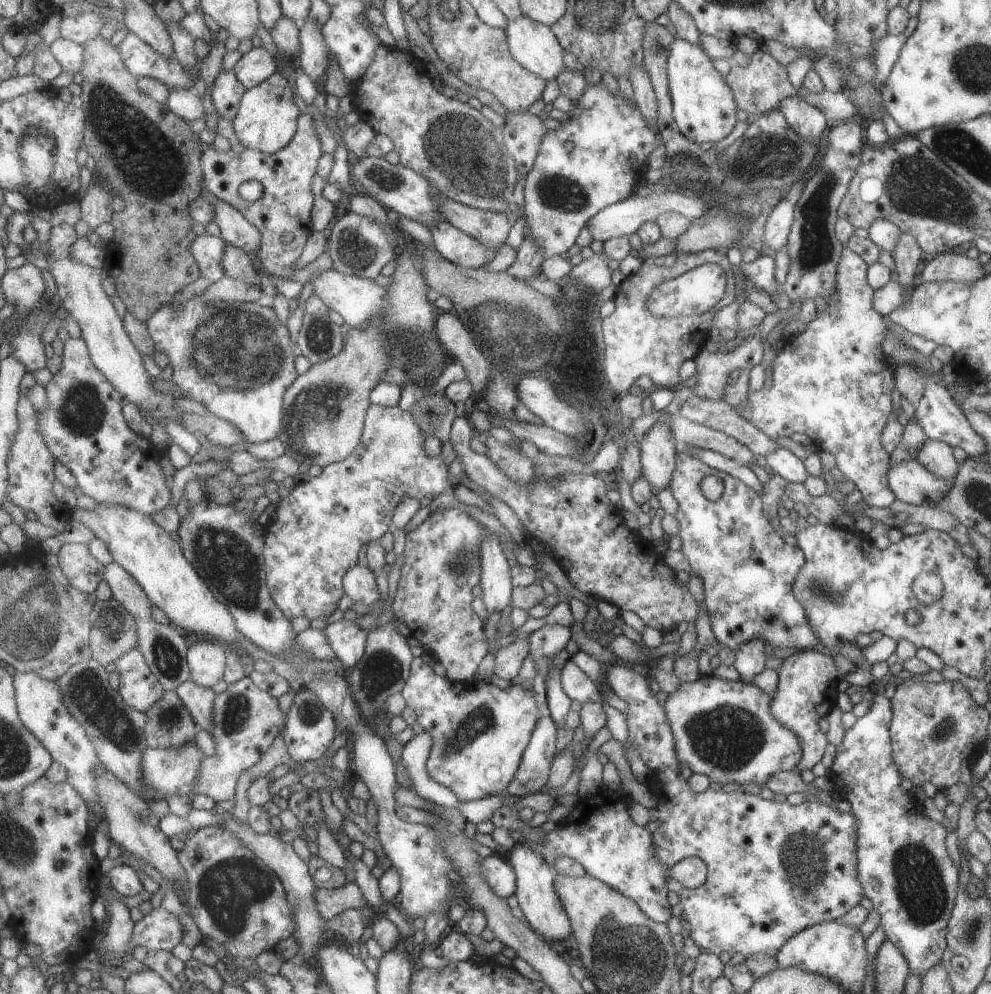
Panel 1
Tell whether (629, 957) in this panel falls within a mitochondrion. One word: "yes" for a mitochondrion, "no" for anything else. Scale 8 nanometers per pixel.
yes

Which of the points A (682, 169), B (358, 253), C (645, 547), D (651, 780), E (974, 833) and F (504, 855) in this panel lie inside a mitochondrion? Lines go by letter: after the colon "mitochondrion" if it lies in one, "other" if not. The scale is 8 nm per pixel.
A: mitochondrion
B: mitochondrion
C: other
D: other
E: other
F: other

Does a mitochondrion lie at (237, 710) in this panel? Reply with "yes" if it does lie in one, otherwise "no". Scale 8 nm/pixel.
yes

